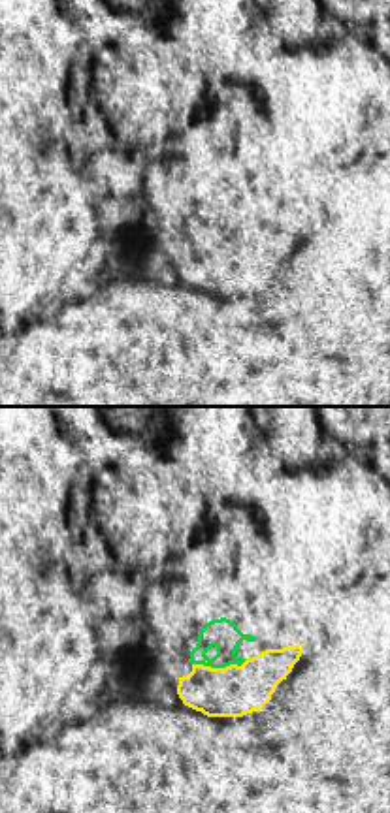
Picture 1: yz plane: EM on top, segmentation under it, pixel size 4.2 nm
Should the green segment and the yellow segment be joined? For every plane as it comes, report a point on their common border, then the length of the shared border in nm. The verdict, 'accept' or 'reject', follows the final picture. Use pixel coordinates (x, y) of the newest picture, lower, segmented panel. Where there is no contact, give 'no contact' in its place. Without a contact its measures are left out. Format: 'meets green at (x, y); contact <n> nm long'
meets green at (219, 667); contact 240 nm long

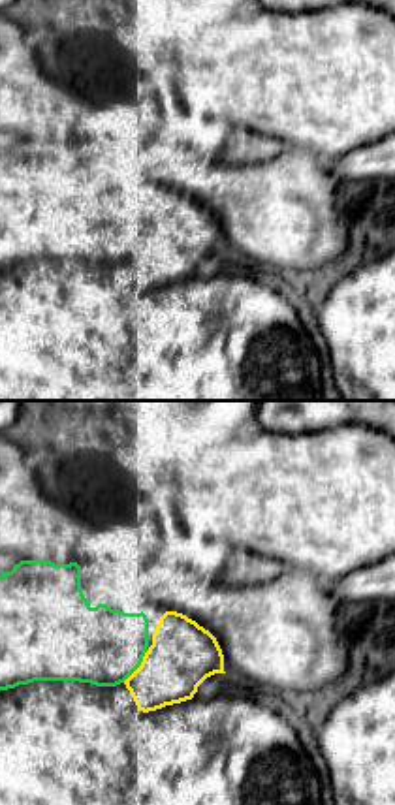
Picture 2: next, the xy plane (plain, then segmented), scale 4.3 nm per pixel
meets green at (138, 666); contact 170 nm long

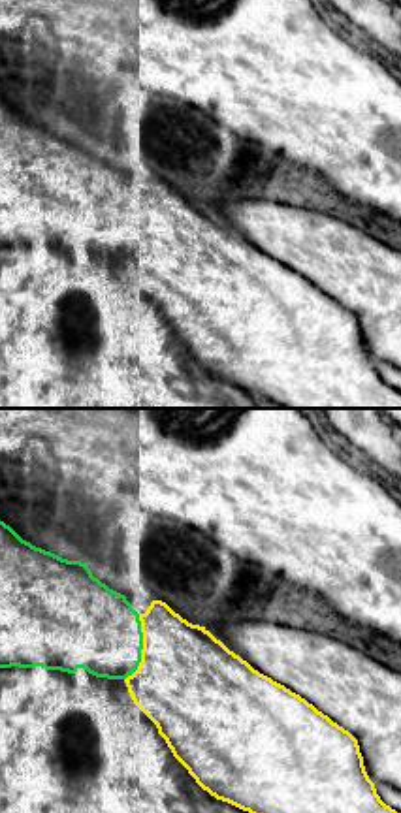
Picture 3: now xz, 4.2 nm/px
meets green at (142, 648); contact 300 nm long

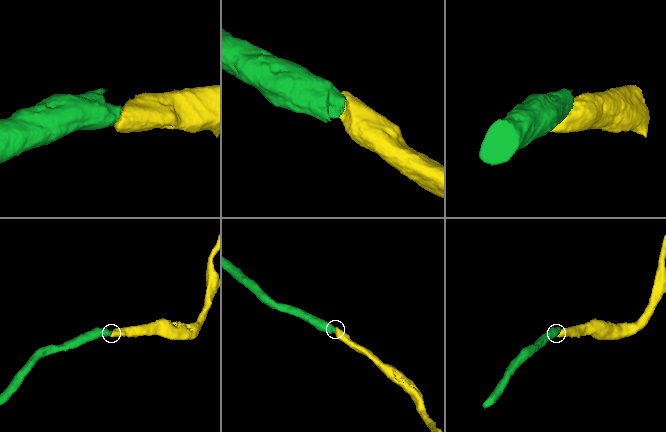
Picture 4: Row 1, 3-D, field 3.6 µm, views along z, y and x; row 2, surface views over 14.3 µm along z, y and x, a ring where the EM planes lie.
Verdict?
accept

